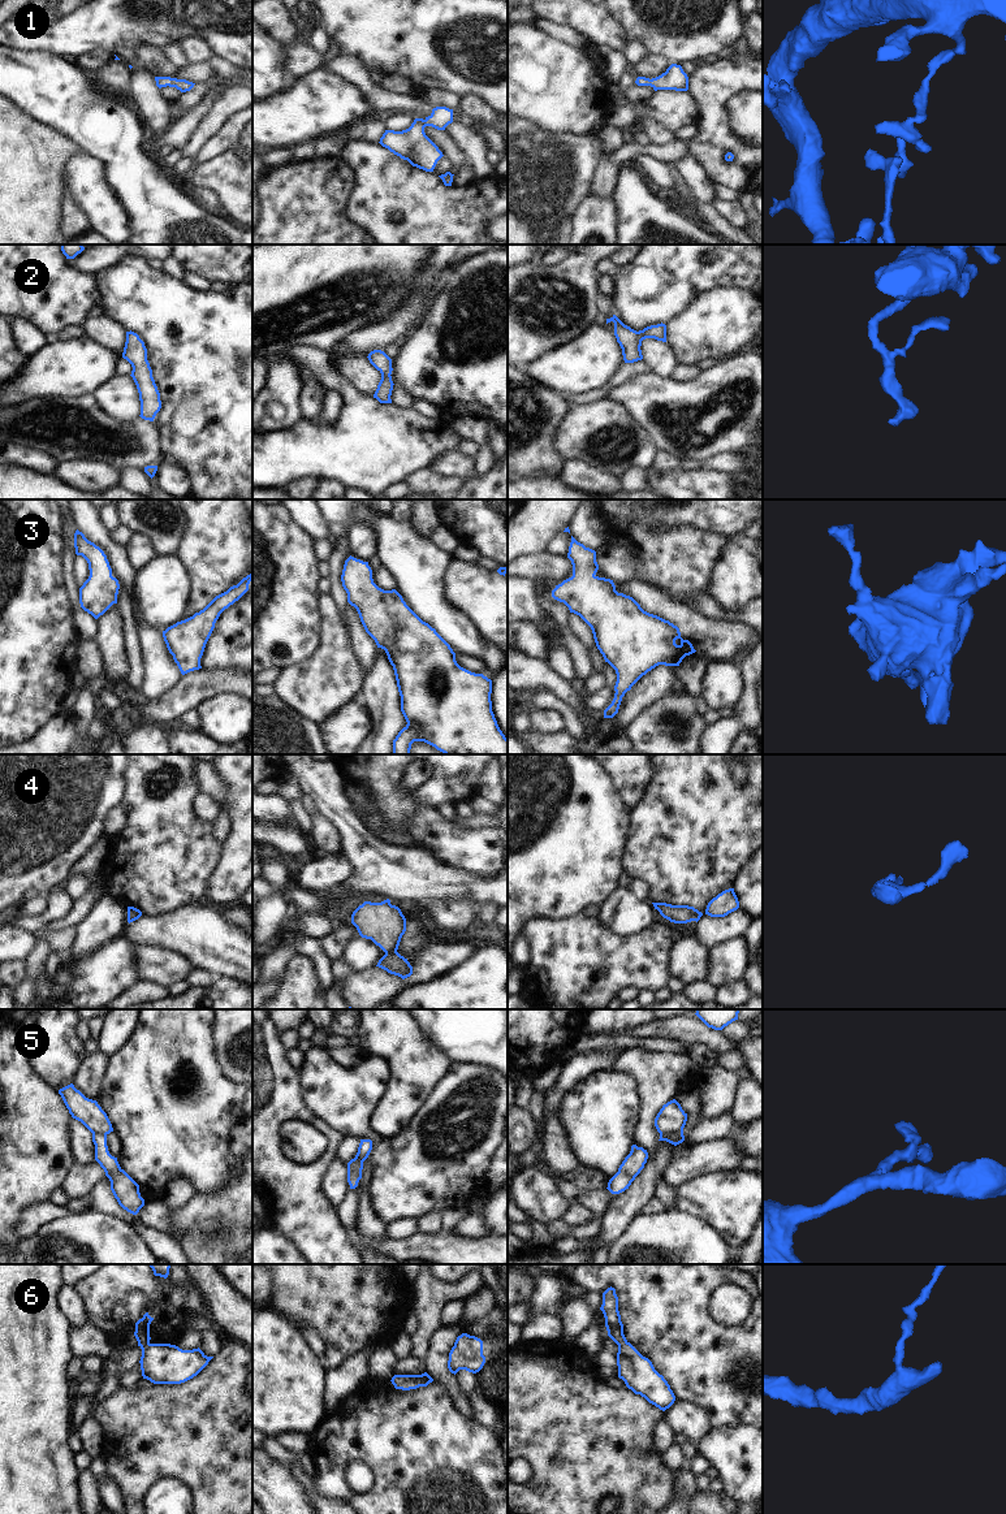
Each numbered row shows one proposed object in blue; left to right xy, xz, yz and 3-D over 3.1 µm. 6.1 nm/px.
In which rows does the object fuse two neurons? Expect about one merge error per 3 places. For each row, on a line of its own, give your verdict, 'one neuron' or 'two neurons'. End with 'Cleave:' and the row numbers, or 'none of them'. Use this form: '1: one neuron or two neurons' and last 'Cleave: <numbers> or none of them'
1: one neuron
2: one neuron
3: one neuron
4: two neurons
5: two neurons
6: one neuron
Cleave: 4, 5

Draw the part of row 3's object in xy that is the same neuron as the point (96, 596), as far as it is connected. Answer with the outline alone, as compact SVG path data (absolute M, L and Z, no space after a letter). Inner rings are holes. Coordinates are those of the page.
M78 529L74 533L75 554L82 555L90 570L88 579L79 588L81 607L95 619L117 604L118 580L112 576L112 568L104 551L88 541Z

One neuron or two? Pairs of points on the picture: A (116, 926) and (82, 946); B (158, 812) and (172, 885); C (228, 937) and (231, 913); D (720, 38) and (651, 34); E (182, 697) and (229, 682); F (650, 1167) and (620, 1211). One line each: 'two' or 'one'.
A: one
B: one
C: two
D: one
E: one
F: one

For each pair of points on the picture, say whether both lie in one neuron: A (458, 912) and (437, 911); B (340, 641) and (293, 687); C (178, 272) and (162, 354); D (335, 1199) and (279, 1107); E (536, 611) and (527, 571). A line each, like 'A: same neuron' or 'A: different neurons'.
A: same neuron
B: same neuron
C: different neurons
D: different neurons
E: different neurons

